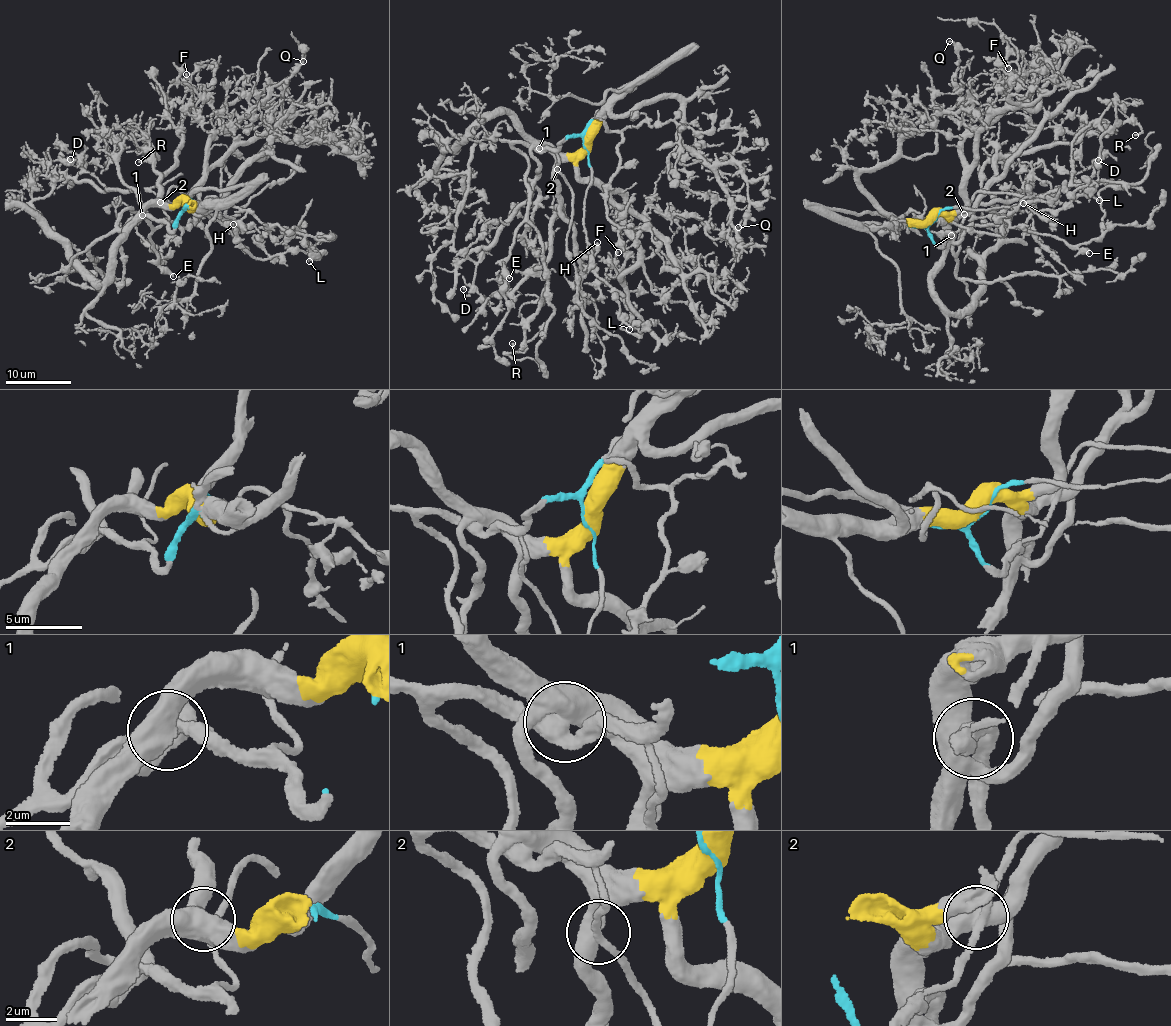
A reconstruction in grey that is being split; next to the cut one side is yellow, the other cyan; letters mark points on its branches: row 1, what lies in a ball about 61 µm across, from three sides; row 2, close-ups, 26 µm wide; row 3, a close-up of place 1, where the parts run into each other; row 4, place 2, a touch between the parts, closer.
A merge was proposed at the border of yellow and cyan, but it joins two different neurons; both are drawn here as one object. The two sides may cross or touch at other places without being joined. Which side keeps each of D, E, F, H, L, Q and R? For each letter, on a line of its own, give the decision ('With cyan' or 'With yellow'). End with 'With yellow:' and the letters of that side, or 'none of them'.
D: With yellow
E: With cyan
F: With yellow
H: With cyan
L: With cyan
Q: With yellow
R: With yellow
With yellow: D, F, Q, R

